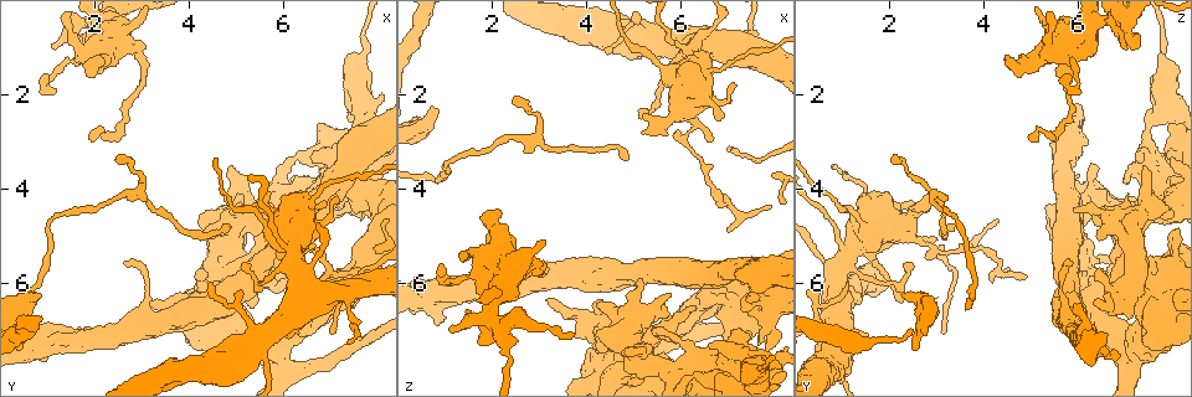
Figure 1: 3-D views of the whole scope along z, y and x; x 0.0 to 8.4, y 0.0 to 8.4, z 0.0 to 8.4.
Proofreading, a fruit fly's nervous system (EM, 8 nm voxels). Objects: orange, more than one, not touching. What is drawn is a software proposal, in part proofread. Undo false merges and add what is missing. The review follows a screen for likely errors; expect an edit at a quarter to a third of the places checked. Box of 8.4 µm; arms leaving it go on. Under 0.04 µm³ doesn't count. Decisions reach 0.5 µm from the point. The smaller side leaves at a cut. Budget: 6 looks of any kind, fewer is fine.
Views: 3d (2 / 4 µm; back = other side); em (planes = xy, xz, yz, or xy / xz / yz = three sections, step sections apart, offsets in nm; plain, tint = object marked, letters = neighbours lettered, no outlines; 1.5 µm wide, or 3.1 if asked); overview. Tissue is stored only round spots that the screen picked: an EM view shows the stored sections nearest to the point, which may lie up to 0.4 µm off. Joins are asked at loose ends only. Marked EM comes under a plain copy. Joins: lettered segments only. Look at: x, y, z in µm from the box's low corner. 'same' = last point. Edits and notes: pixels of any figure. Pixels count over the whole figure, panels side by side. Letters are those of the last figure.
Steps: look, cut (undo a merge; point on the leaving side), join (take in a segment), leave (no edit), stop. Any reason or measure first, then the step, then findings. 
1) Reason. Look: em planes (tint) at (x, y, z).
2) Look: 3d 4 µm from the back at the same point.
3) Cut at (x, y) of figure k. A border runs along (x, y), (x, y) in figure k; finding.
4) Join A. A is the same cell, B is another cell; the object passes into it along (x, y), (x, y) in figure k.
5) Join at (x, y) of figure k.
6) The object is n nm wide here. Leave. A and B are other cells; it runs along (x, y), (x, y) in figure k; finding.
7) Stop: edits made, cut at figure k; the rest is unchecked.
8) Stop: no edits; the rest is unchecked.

Thick turns thin. Look: em planes (letters) at (7.70, 1.10, 7.80).

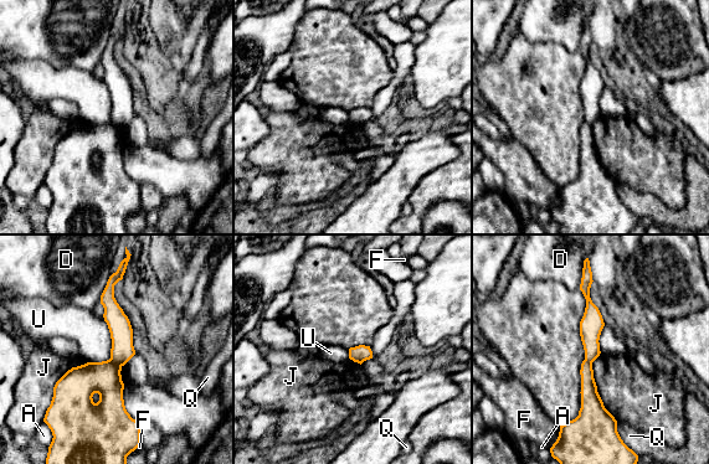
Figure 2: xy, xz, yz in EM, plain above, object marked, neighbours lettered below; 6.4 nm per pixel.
Cut at (119, 326) of figure 2. A, D, F, J, Q and U are other cells; the part that leaves runs along (112, 279), (122, 361) in figure 2; two neurons meet here.

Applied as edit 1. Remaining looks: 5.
Look: overview.

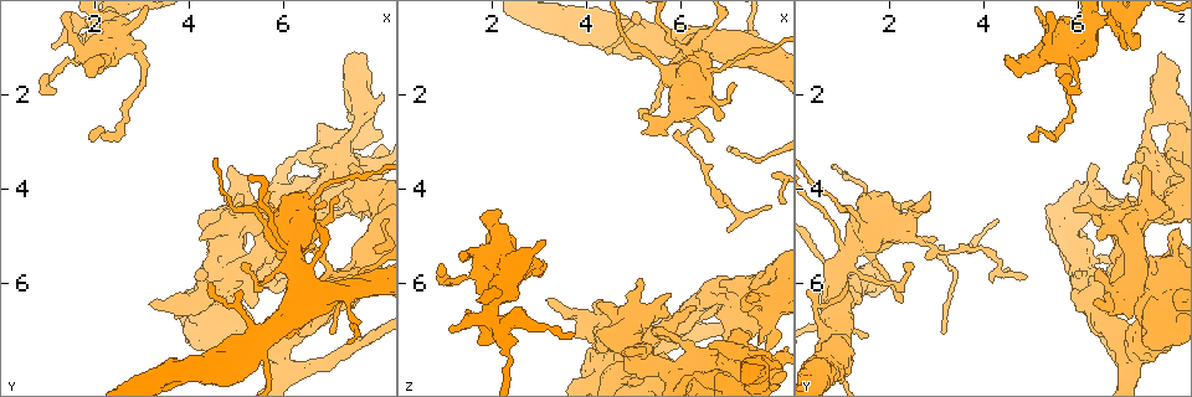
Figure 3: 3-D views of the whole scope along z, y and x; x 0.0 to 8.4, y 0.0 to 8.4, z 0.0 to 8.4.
Closes a loop. Look: 3d 2 µm at (6.30, 3.30, 7.95).

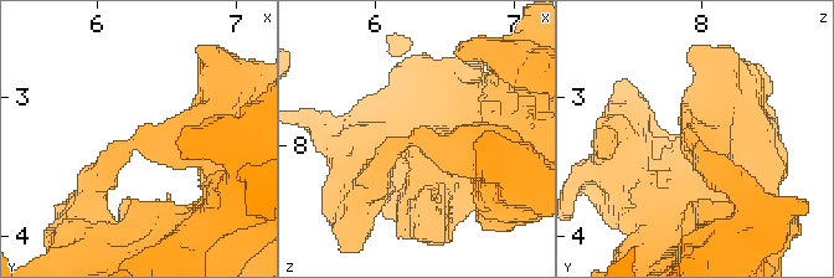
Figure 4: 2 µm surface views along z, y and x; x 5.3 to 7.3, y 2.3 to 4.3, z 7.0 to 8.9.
Shape alone is not enough. Look: em xz step 8 (letters) at (6.30, 3.28, 7.96).

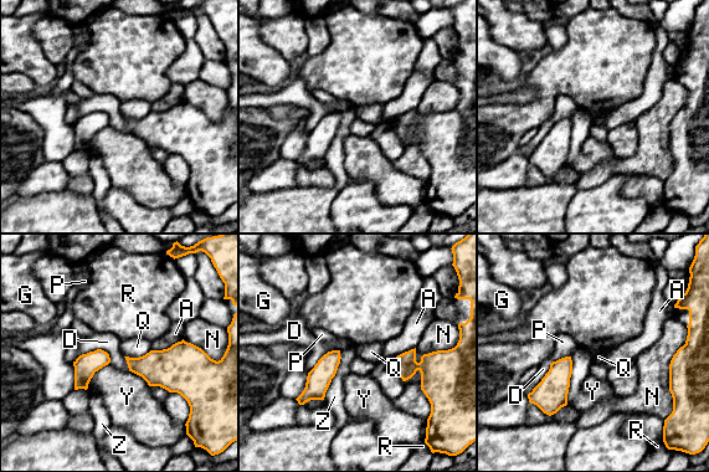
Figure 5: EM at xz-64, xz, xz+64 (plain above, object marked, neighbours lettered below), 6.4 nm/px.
The longest contact is with Z, 340 nm. Leave. A, D, G, N, P, Q, R, Y and Z are other cells; one neuron here.

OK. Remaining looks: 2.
An open end. Look: em planes (letters) at (2.10, 1.15, 4.45).

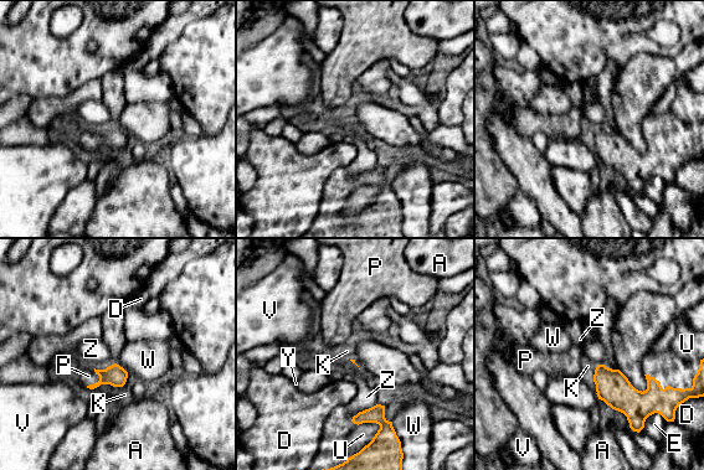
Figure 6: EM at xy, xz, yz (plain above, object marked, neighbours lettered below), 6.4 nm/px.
Join P. P is the same cell, A, D, E, K, U, V, W, Y and Z are other cells; the object passes into it along (114, 375), (98, 381), (88, 376) in figure 6; the neuron continues.

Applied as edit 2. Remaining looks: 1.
Stop: edits made, cut at figure 2, join at figure 6; the rest is unchecked.

